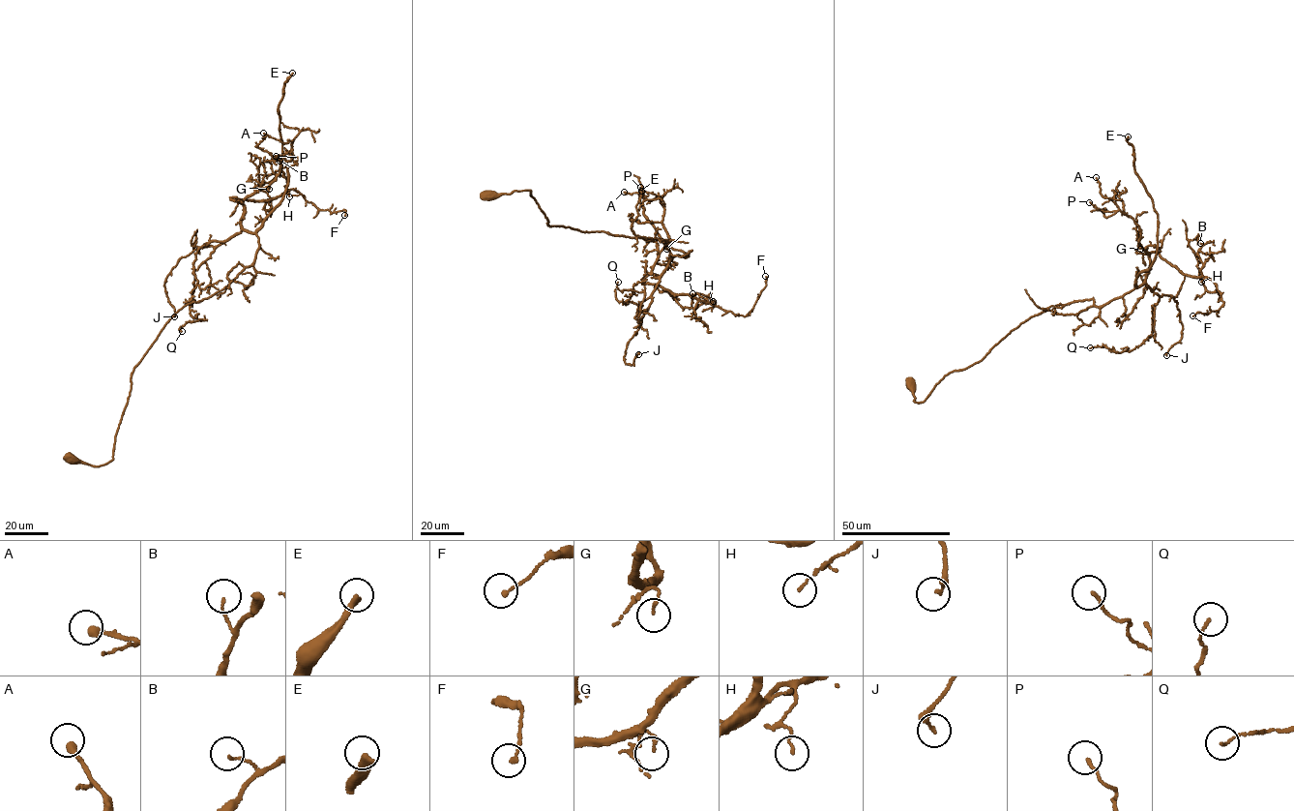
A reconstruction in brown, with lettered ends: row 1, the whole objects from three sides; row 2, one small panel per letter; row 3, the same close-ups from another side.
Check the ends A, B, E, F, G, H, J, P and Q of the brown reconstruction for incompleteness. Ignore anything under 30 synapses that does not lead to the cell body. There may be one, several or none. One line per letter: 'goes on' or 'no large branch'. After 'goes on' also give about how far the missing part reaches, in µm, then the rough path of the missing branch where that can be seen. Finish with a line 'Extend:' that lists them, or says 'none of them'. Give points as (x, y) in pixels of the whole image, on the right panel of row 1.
A: no large branch
B: no large branch
E: goes on | 90 µm | (1128, 136), (1131, 131), (1143, 131), (1152, 126), (1173, 135), (1165, 119), (1163, 97), (1181, 71)
F: no large branch
G: no large branch
H: no large branch
J: no large branch
P: no large branch
Q: no large branch
Extend: E

